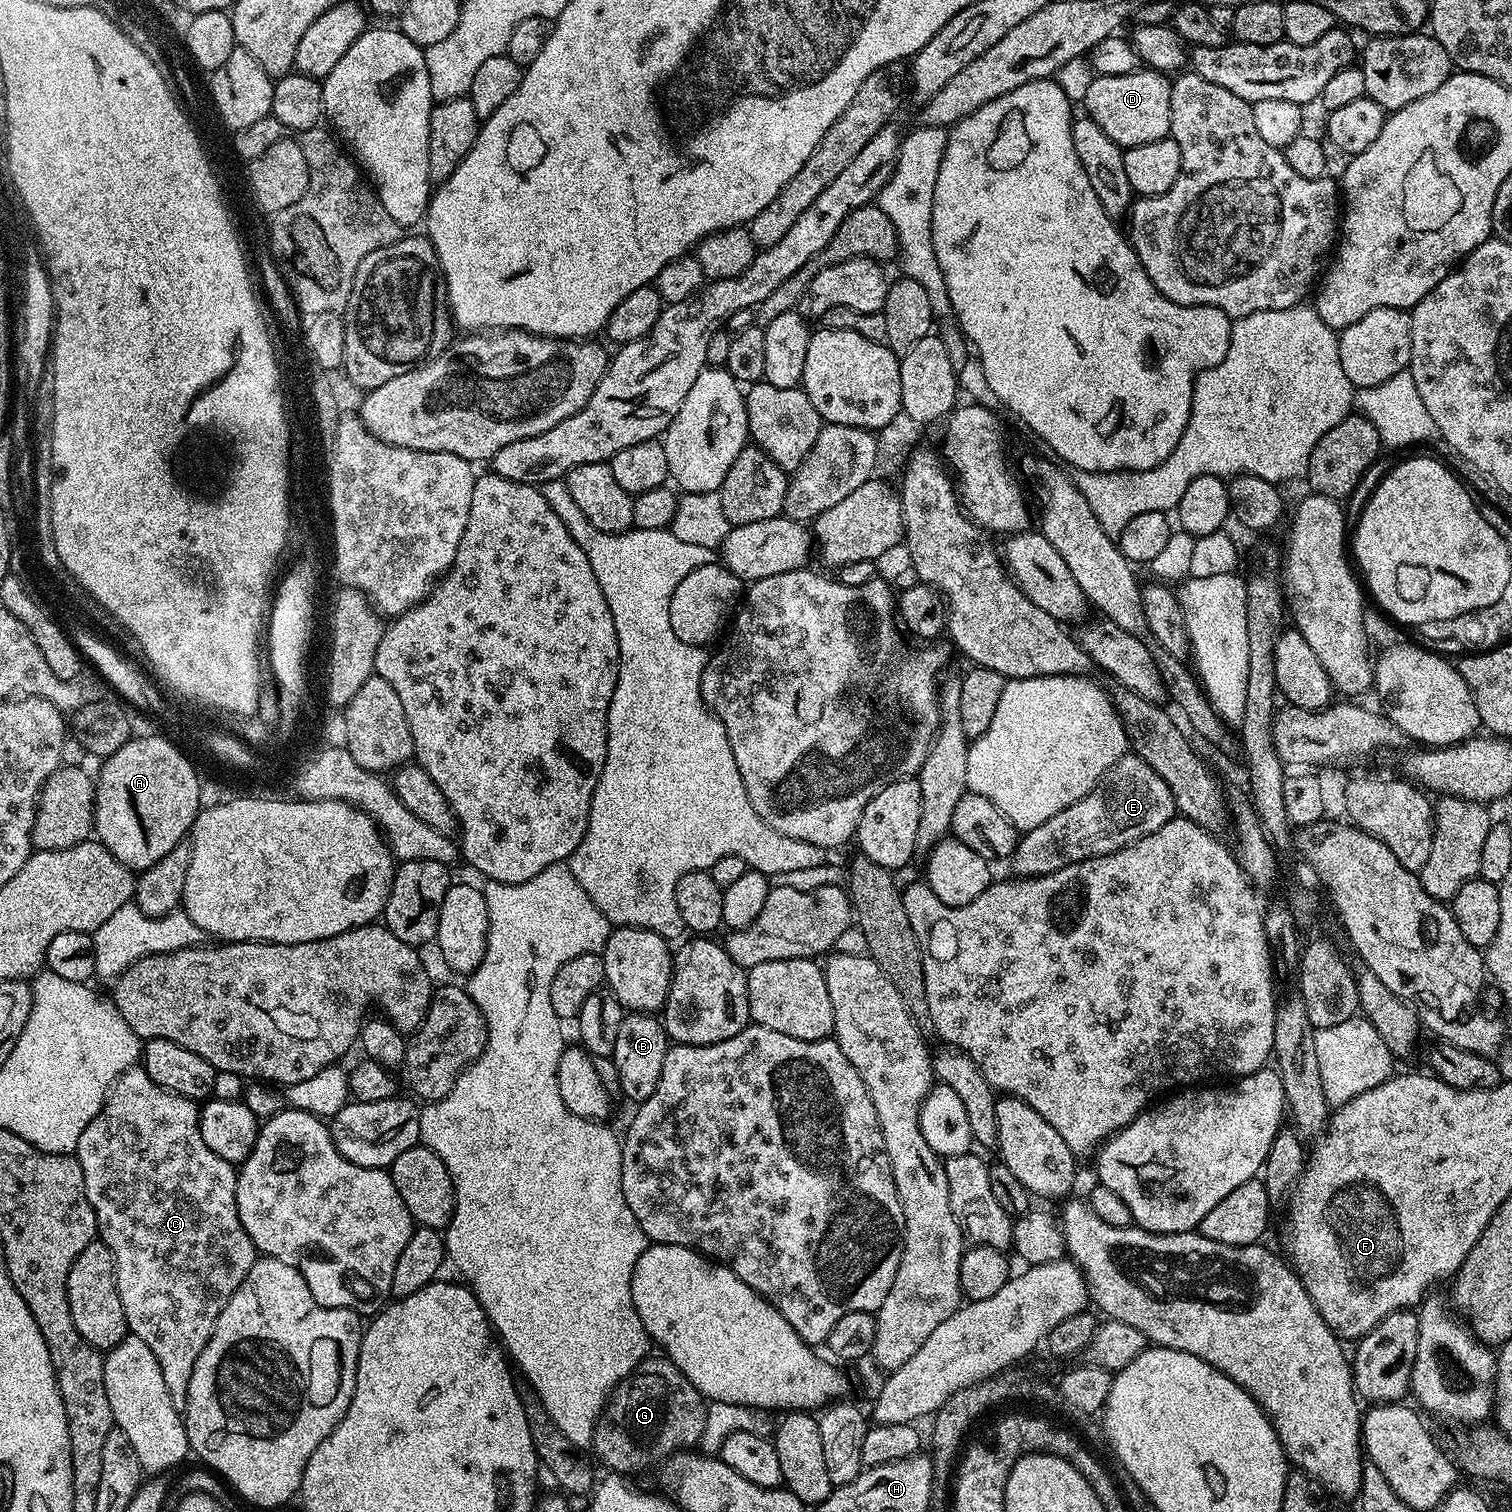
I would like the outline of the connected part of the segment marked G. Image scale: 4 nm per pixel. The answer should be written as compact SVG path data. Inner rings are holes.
M652 1354L612 1391L596 1424L590 1448L595 1459L599 1463L601 1460L613 1473L640 1472L651 1464L659 1465L665 1458L681 1450L699 1445L706 1426L707 1413L708 1404L704 1396L690 1383L686 1374L682 1374L682 1370L678 1370L678 1366L674 1366L663 1355Z

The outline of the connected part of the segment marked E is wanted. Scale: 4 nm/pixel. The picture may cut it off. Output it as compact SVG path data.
M1126 754L1104 776L1095 790L1074 806L1048 818L1041 826L1027 829L1010 860L1017 877L1045 876L1066 865L1104 857L1140 837L1160 829L1175 817L1176 803L1158 773L1135 754Z

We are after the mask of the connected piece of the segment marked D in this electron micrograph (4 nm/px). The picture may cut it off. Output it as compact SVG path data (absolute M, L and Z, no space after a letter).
M1141 70L1117 76L1096 76L1086 90L1082 108L1106 130L1121 148L1142 146L1142 142L1165 139L1174 128L1172 80L1160 70Z

